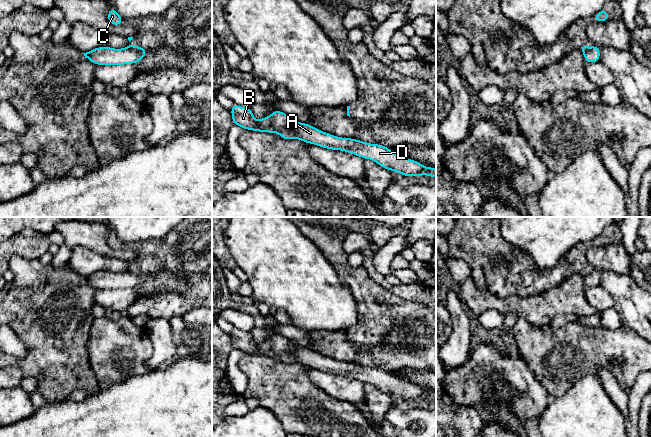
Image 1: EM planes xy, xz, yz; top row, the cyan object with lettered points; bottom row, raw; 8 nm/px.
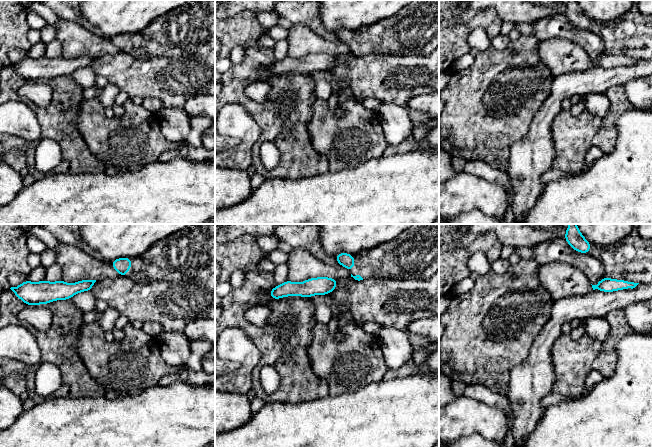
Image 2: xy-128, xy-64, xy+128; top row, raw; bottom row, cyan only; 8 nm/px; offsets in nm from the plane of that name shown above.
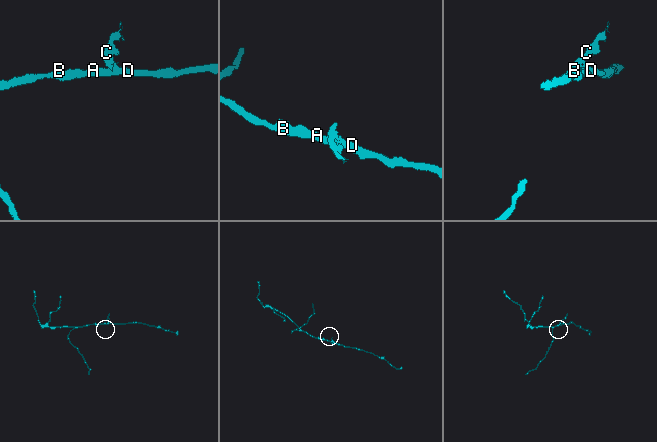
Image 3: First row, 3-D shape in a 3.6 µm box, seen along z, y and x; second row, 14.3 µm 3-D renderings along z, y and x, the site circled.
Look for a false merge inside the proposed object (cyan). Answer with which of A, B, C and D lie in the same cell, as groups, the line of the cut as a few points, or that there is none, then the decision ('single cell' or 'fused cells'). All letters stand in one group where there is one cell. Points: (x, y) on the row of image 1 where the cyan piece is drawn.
A B D / C; cut in xy along (127, 47), (133, 50), (144, 49); fused cells

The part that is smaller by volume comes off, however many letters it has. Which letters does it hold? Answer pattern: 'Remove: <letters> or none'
Remove: C

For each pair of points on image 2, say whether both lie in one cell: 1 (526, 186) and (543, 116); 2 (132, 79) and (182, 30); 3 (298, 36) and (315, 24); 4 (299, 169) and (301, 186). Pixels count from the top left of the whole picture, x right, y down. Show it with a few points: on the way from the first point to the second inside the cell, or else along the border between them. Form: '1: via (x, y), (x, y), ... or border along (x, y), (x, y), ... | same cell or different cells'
1: via (526, 169), (528, 160), (536, 151), (540, 133) | same cell
2: border along (132, 53), (137, 57), (178, 58) | different cells
3: border along (292, 24), (306, 25), (317, 34), (331, 39) | different cells
4: border along (323, 173), (294, 179), (276, 178) | different cells

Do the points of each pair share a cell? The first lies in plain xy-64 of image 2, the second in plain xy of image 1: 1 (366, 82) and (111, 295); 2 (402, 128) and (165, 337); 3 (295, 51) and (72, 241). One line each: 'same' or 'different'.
1: different
2: same
3: different

